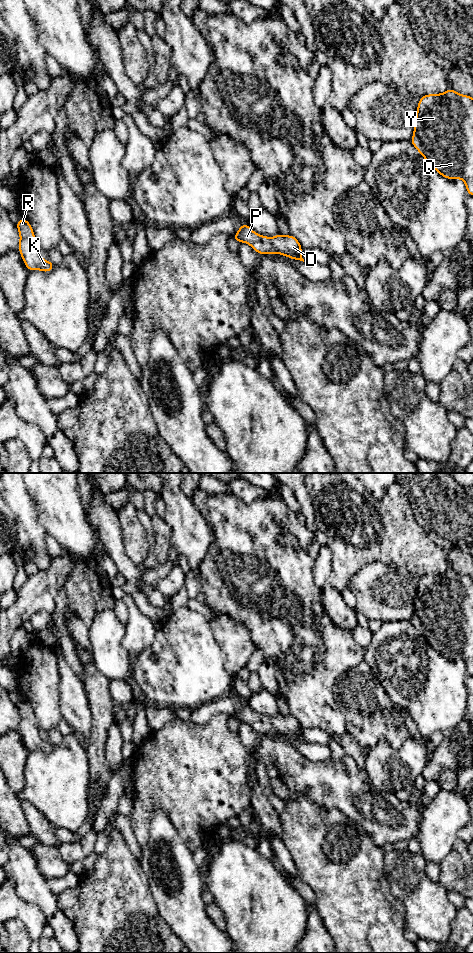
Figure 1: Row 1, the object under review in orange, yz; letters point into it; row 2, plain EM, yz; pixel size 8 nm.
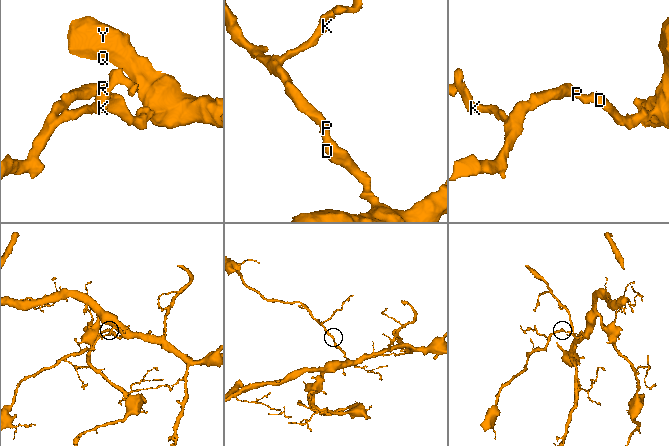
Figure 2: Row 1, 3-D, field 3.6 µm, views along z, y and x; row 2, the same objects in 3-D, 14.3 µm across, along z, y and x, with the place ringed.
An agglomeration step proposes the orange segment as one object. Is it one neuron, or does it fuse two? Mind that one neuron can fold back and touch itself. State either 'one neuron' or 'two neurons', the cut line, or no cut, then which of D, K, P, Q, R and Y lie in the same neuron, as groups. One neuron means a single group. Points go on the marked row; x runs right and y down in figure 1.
one neuron; no cut; D K P Q R Y

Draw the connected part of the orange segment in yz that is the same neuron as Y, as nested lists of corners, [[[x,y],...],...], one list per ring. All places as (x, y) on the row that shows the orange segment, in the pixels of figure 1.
[[[451,87],[443,94],[429,94],[420,97],[414,122],[414,134],[410,142],[440,175],[451,180],[461,178],[466,184],[467,194],[473,195],[473,97],[458,94]]]

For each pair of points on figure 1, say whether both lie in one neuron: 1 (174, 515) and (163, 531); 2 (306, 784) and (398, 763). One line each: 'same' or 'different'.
1: different
2: different

